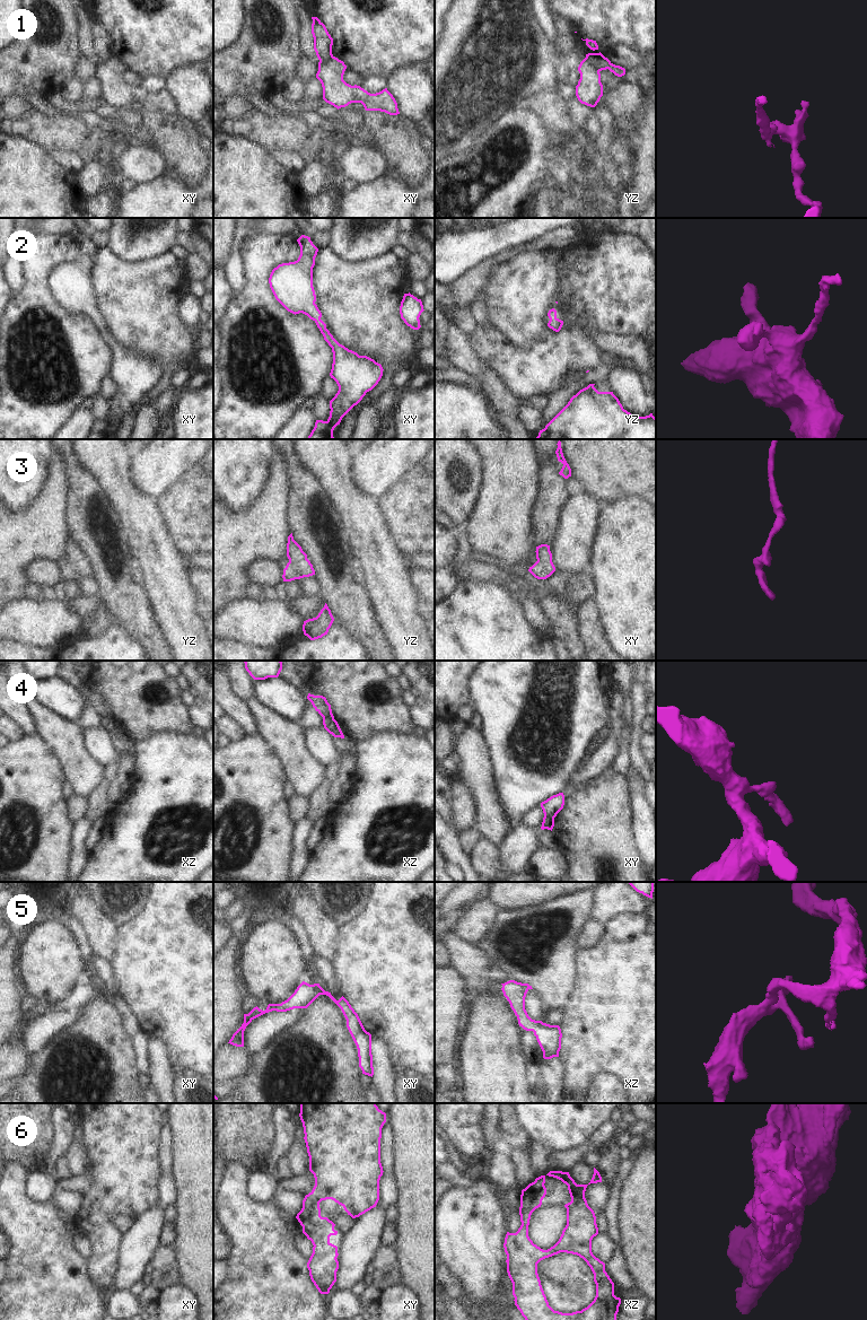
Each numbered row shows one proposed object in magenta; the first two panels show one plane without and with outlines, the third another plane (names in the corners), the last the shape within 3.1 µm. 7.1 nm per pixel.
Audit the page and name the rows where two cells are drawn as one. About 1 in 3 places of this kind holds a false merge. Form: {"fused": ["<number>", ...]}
{"fused": ["1", "4"]}

